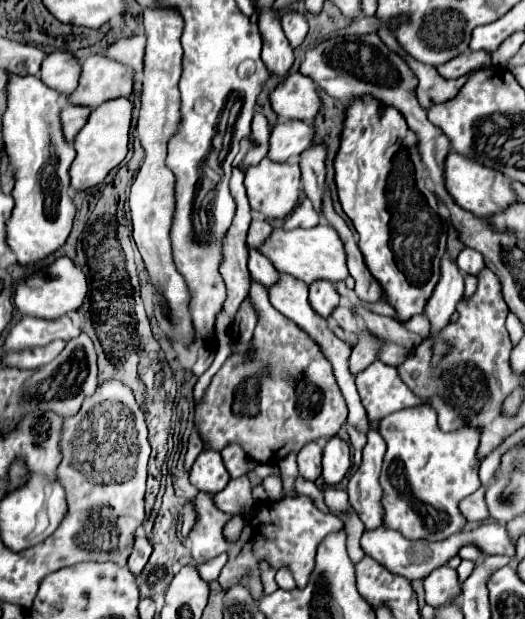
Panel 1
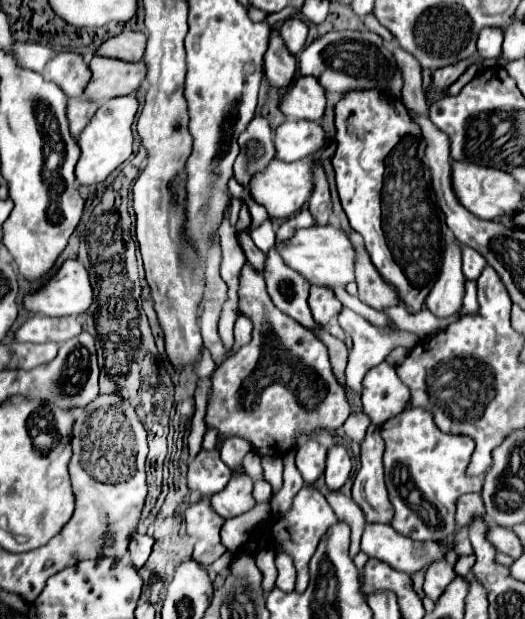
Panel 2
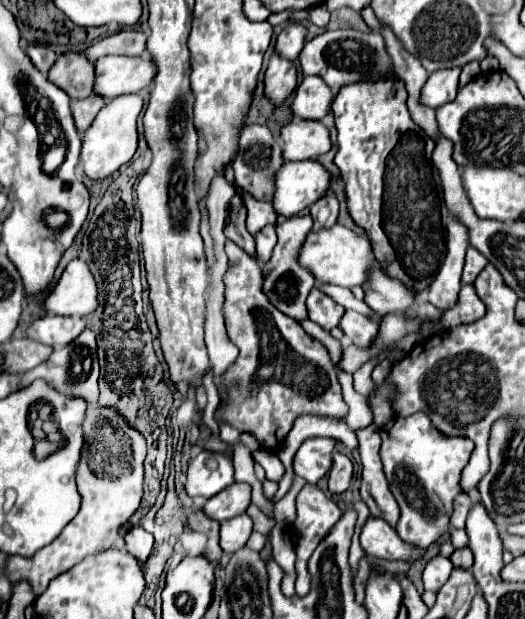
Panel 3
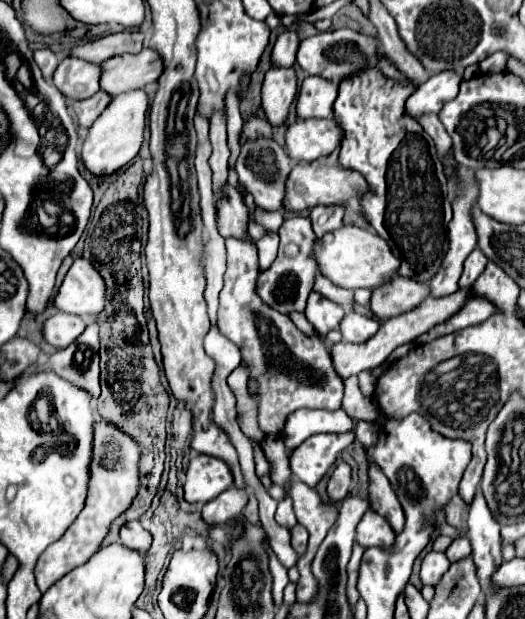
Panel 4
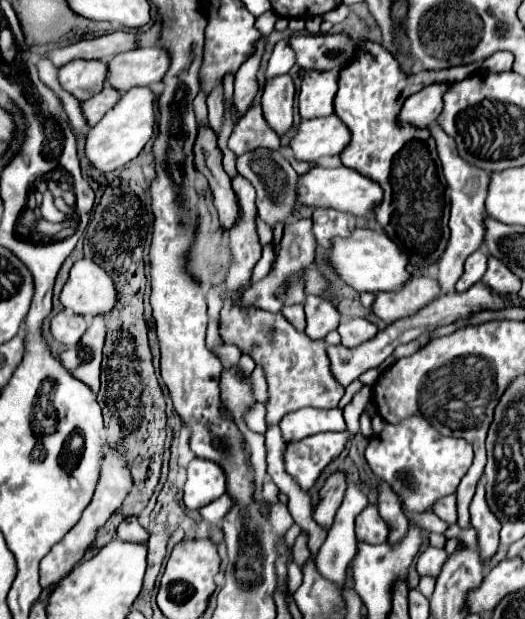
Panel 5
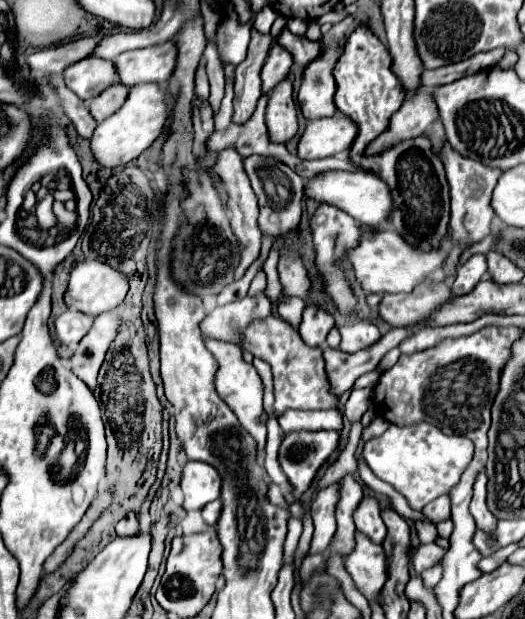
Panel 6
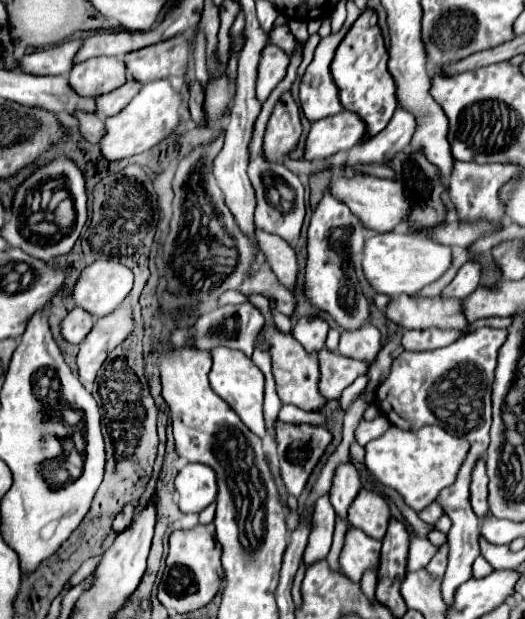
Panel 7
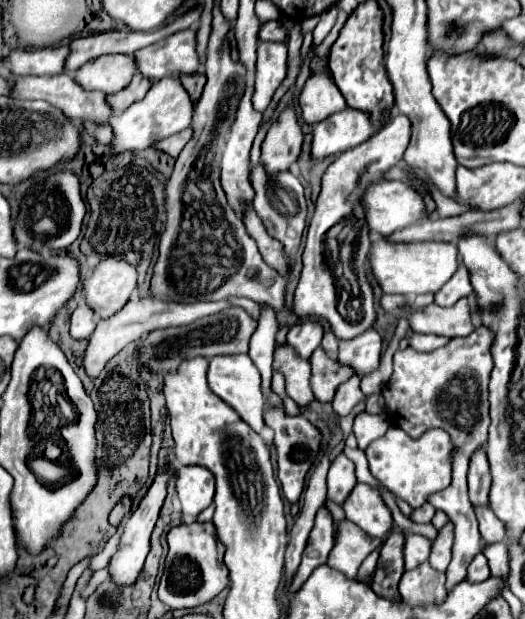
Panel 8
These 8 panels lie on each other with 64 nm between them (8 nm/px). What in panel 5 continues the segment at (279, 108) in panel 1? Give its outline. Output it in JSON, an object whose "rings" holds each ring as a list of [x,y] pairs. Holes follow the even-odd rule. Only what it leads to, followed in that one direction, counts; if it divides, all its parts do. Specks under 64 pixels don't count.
{"rings":[[[306,72],[298,96],[298,112],[302,118],[320,118],[334,112],[334,96],[338,78],[334,72]]]}

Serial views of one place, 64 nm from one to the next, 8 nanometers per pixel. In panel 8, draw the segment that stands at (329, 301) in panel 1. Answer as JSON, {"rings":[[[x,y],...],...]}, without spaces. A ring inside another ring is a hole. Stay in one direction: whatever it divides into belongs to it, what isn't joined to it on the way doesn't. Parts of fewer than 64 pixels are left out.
{"rings":[[[310,320],[310,322],[302,322],[290,328],[288,332],[288,344],[292,344],[296,348],[296,352],[300,352],[300,356],[310,358],[312,352],[320,346],[324,336],[324,328],[320,322]]]}

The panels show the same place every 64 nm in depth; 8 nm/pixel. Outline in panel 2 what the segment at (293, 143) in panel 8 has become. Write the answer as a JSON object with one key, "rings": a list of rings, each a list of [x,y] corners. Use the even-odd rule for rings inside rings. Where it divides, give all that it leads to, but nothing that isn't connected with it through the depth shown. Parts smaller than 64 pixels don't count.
{"rings":[[[274,28],[270,30],[268,50],[264,54],[264,72],[270,84],[276,88],[288,88],[296,72],[296,58],[288,52],[280,32]]]}

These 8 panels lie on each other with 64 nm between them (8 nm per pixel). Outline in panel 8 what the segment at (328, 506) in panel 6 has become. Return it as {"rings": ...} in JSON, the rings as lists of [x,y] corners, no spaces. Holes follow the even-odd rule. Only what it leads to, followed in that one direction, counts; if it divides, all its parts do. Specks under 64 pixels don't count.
{"rings":[[[322,504],[318,514],[316,514],[316,522],[314,528],[310,532],[306,550],[304,550],[304,560],[300,564],[300,572],[296,572],[296,580],[290,584],[288,592],[294,594],[300,590],[300,586],[304,584],[304,580],[312,574],[312,568],[324,564],[328,560],[328,554],[334,546],[334,528],[332,528],[332,514],[330,510]]]}

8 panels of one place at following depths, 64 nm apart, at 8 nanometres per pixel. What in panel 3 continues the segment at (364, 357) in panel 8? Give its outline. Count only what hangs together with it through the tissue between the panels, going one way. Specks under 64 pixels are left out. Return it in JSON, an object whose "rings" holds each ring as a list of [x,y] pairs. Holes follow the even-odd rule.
{"rings":[[[346,310],[340,320],[342,332],[358,348],[368,348],[378,336],[378,324],[372,318],[366,318],[354,310]]]}

